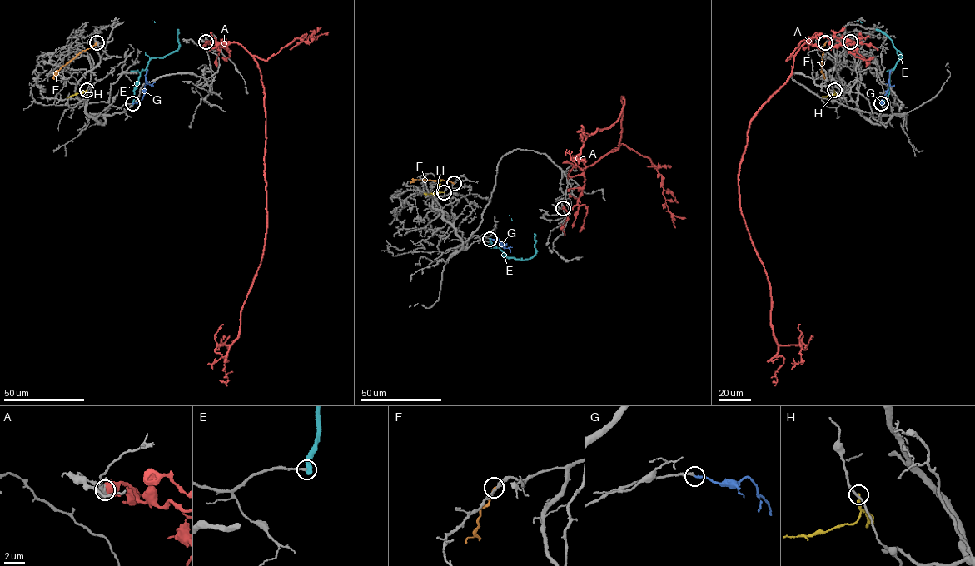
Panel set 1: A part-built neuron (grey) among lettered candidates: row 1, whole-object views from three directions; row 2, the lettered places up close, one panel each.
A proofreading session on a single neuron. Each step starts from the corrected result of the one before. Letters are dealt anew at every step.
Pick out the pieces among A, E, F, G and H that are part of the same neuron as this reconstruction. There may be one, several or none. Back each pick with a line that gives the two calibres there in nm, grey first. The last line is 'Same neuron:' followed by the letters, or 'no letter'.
G: calibres 220 and 240 nm
Same neuron: G

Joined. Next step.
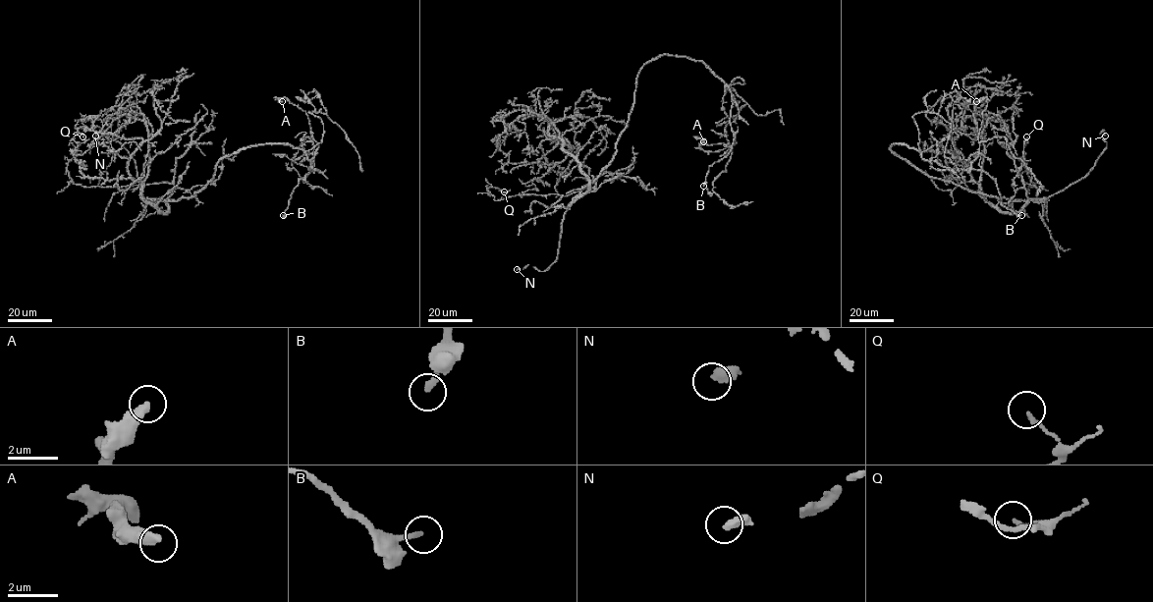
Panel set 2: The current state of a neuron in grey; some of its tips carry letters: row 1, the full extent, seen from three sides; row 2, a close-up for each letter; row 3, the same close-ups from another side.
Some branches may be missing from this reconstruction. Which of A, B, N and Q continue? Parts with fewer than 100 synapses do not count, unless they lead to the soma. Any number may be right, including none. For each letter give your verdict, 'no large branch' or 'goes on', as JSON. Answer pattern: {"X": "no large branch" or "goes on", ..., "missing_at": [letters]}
{"A": "no large branch", "B": "no large branch", "N": "goes on", "Q": "no large branch", "missing_at": ["N"]}

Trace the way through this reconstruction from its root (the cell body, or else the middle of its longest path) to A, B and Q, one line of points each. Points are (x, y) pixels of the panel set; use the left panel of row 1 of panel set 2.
A: (202, 189), (221, 159), (251, 145), (289, 143), (305, 153), (312, 168), (307, 115), (287, 98), (282, 101)
B: (202, 189), (224, 156), (251, 145), (289, 143), (305, 153), (308, 169), (313, 169), (299, 180), (283, 215)
Q: (202, 189), (190, 197), (157, 200), (165, 199), (173, 185), (74, 184), (67, 166), (84, 141), (82, 136)

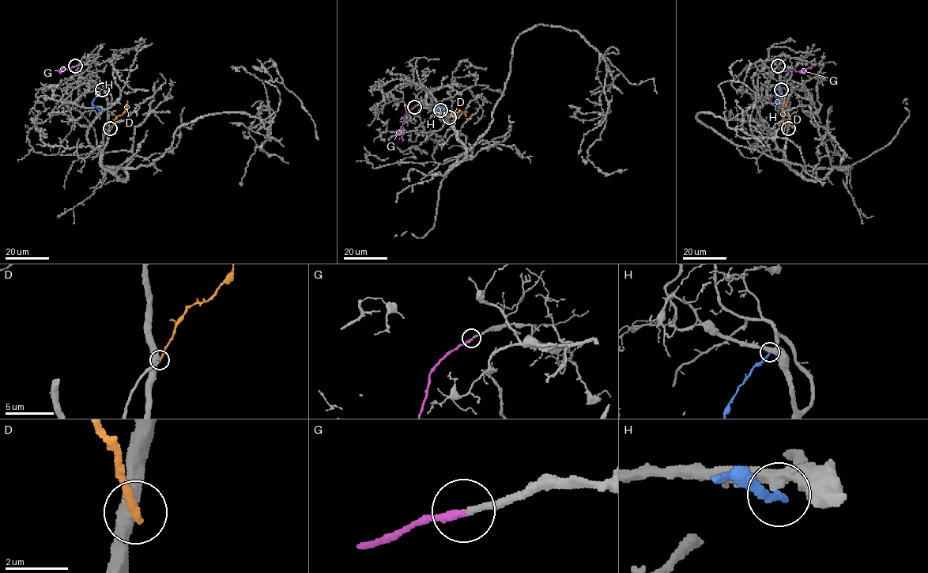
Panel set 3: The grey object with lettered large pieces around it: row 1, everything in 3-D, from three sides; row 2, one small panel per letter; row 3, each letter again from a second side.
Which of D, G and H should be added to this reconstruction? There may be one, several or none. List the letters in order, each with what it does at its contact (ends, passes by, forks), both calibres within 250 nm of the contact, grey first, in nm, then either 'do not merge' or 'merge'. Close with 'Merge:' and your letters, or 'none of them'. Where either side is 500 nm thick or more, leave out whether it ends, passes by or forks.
D: it ends | 440/240 nm | do not merge
G: it ends | 200/260 nm | merge
H: it ends | 380/280 nm | do not merge
Merge: G

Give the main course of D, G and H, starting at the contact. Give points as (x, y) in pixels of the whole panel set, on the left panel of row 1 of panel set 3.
D: (111, 128), (114, 119), (126, 108), (126, 100)
G: (75, 66), (60, 71), (63, 67), (60, 68)
H: (102, 89), (92, 104), (101, 111)

